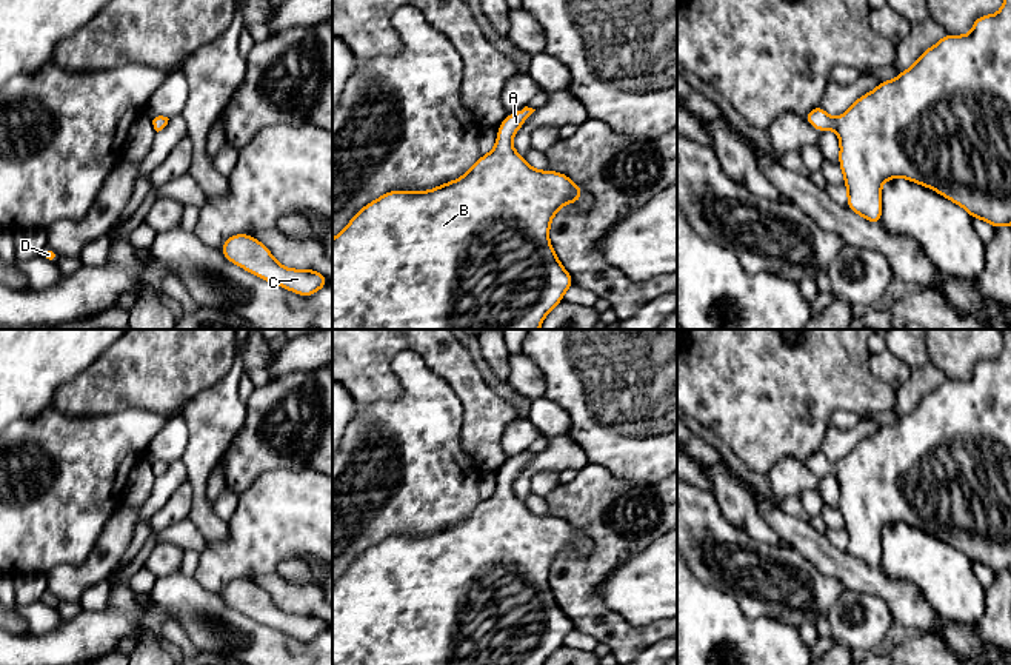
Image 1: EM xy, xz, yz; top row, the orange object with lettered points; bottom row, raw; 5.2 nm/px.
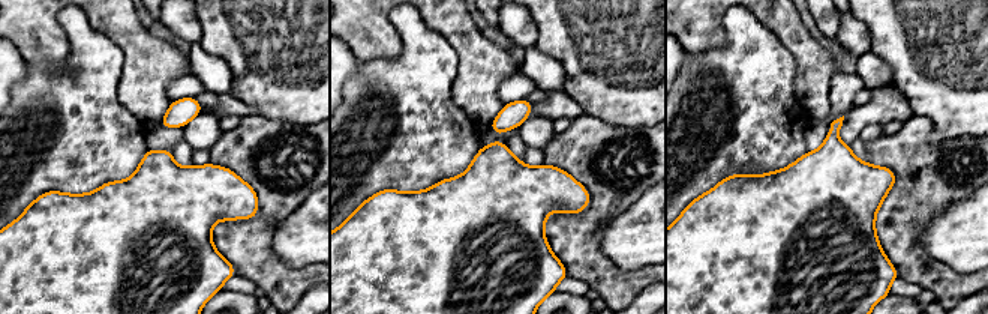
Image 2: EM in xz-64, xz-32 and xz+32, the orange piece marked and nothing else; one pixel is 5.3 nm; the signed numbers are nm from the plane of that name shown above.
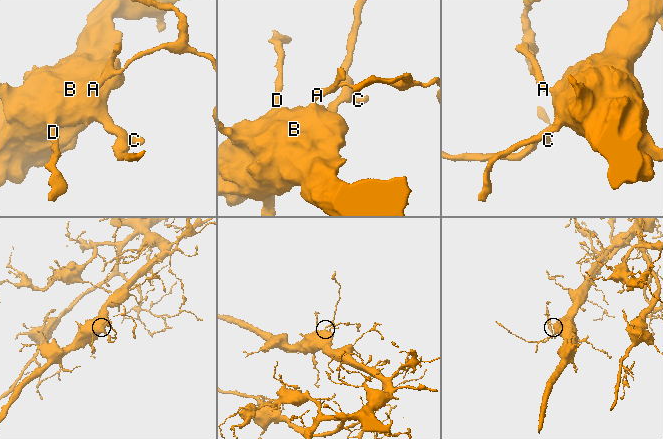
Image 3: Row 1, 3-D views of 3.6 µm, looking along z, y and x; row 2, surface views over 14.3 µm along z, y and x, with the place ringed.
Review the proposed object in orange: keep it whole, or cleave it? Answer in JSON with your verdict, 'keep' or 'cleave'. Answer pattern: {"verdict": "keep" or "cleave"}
{"verdict": "keep"}

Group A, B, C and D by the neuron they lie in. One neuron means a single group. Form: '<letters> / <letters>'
A B C D

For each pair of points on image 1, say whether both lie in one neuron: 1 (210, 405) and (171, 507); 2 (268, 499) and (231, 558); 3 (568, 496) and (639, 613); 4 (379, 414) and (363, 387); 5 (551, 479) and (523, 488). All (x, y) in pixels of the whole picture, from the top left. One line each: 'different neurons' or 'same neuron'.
1: different neurons
2: same neuron
3: different neurons
4: different neurons
5: different neurons

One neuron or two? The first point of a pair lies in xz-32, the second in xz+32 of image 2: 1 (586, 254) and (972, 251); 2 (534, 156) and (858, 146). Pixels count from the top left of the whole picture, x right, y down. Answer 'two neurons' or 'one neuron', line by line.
1: two neurons
2: one neuron

